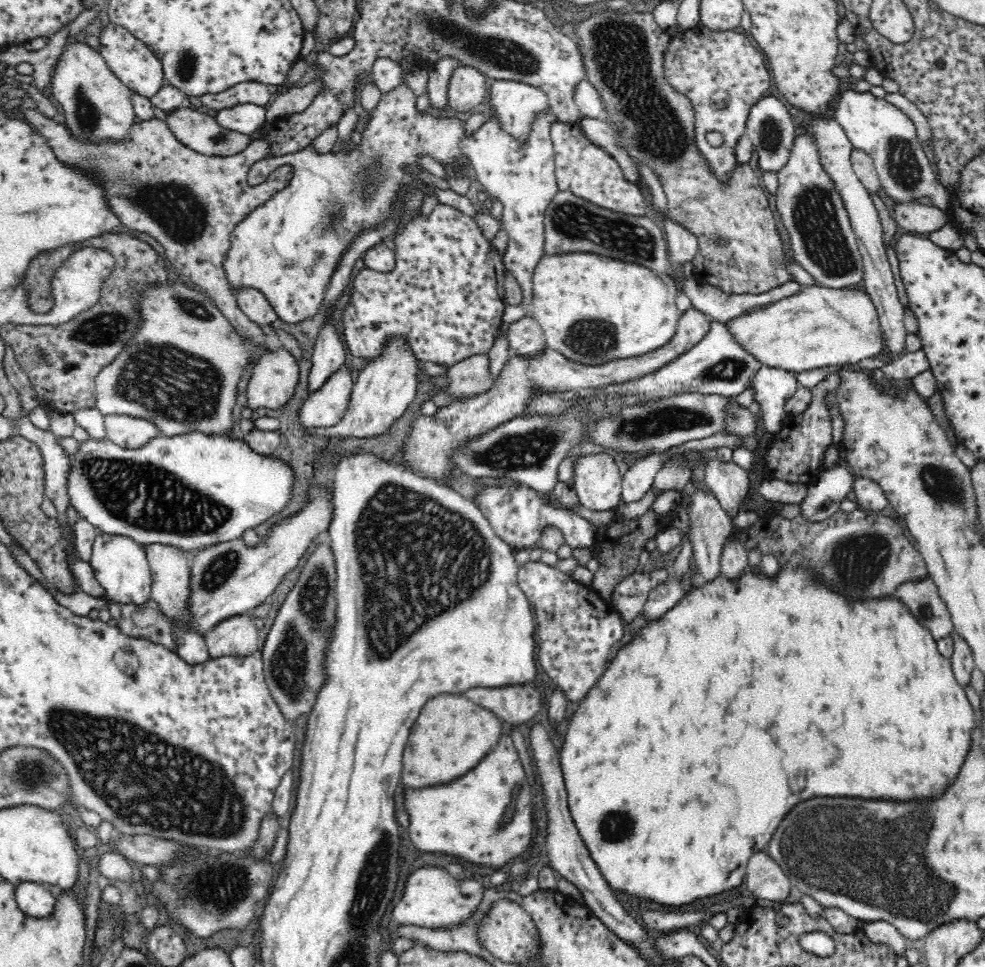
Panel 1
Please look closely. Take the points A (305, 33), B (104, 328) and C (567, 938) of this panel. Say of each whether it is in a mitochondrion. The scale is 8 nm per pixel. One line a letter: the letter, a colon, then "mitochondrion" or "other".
A: other
B: mitochondrion
C: other

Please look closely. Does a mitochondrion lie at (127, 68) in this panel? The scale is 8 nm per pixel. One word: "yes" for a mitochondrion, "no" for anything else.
no

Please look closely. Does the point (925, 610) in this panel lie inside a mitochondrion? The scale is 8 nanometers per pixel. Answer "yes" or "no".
yes

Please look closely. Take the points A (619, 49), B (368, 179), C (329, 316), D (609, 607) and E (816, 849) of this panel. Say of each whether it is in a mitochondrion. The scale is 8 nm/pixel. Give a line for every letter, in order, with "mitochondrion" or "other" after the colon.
A: mitochondrion
B: mitochondrion
C: other
D: other
E: mitochondrion

